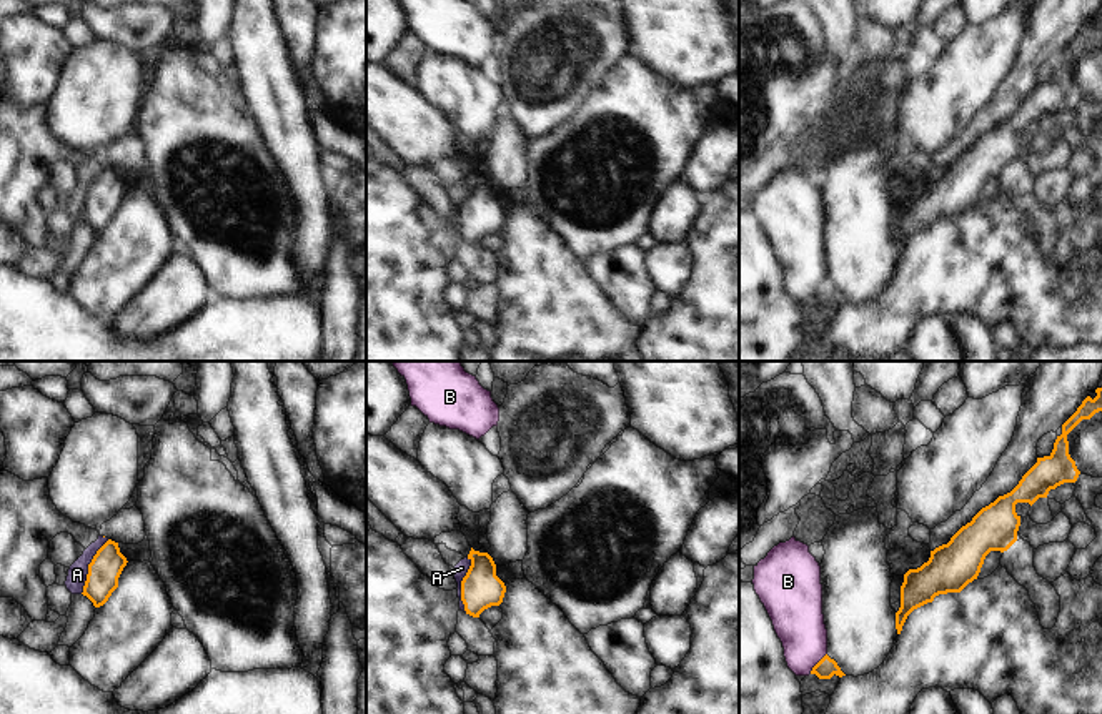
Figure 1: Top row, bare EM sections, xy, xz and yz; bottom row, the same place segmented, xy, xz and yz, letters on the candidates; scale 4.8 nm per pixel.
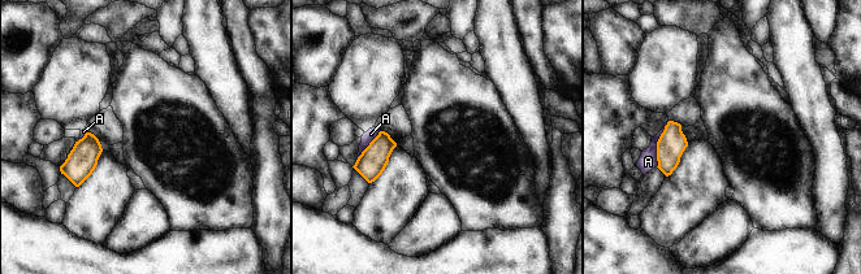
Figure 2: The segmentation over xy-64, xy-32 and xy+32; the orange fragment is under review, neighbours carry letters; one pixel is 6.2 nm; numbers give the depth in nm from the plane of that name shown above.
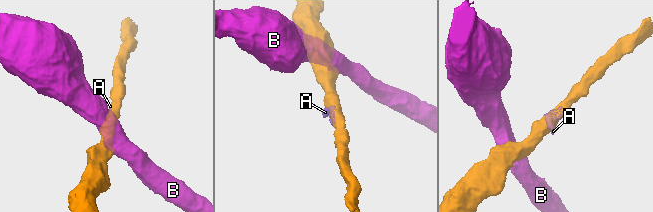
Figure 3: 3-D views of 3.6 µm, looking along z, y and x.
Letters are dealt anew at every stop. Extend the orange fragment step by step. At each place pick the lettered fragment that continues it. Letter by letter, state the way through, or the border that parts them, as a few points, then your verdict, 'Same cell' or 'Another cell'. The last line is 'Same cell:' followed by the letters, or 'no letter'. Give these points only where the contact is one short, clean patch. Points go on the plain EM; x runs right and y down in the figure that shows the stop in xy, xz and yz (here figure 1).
A: Boundary: xz (470, 185), (470, 195), (461, 208), (461, 230), (466, 238). Another cell
B: Boundary: yz (826, 280), (809, 300). Another cell
Same cell: no letter

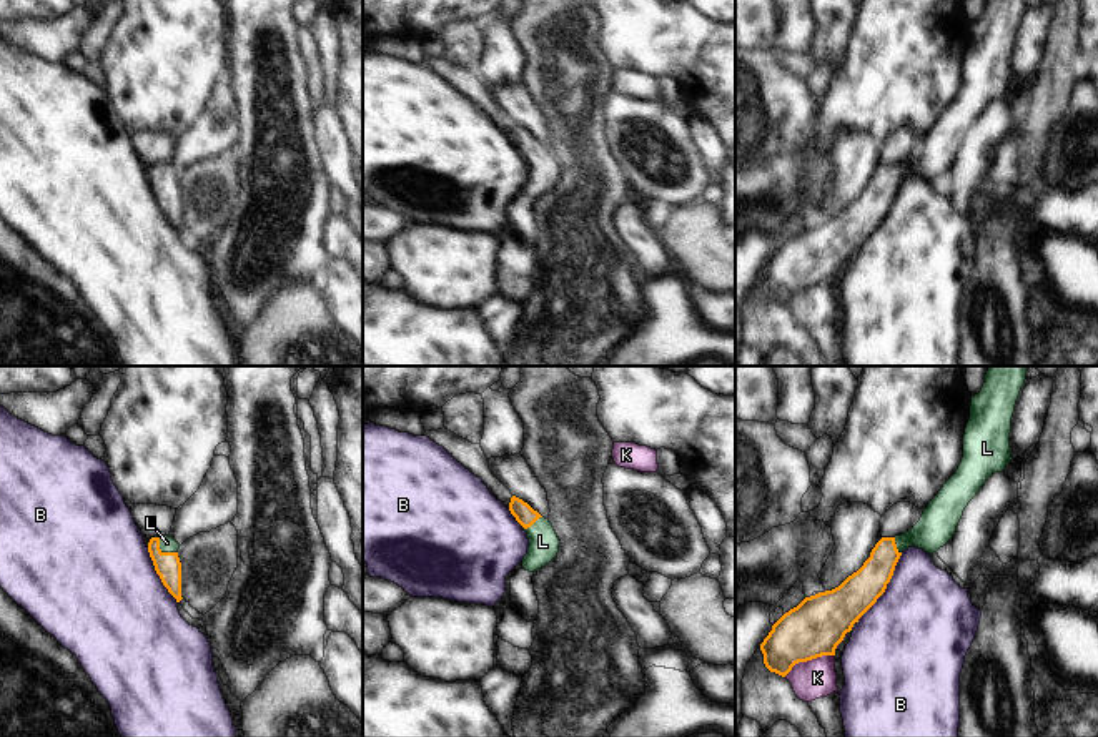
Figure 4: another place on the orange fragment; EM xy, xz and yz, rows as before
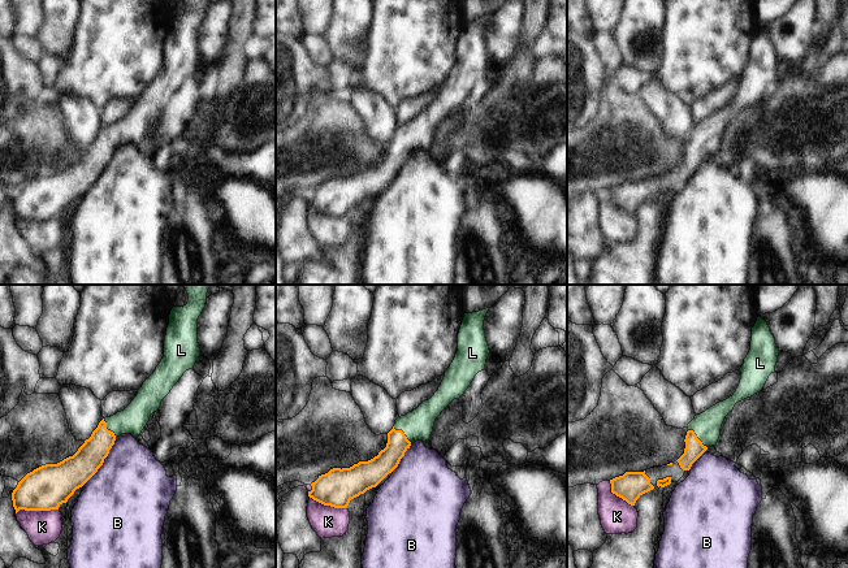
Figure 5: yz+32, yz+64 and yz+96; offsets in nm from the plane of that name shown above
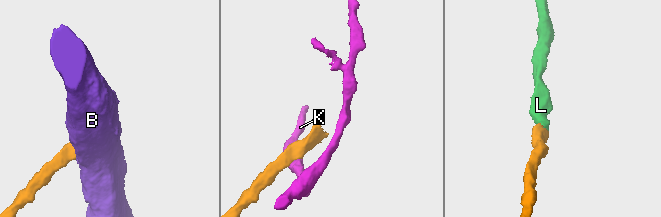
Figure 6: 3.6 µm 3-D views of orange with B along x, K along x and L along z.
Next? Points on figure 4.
B: Another cell
K: Boundary: yz (834, 281), (799, 288), (784, 303). Another cell
L: Path across: xy (167, 192), (163, 180), (167, 170). Same cell
Same cell: L

